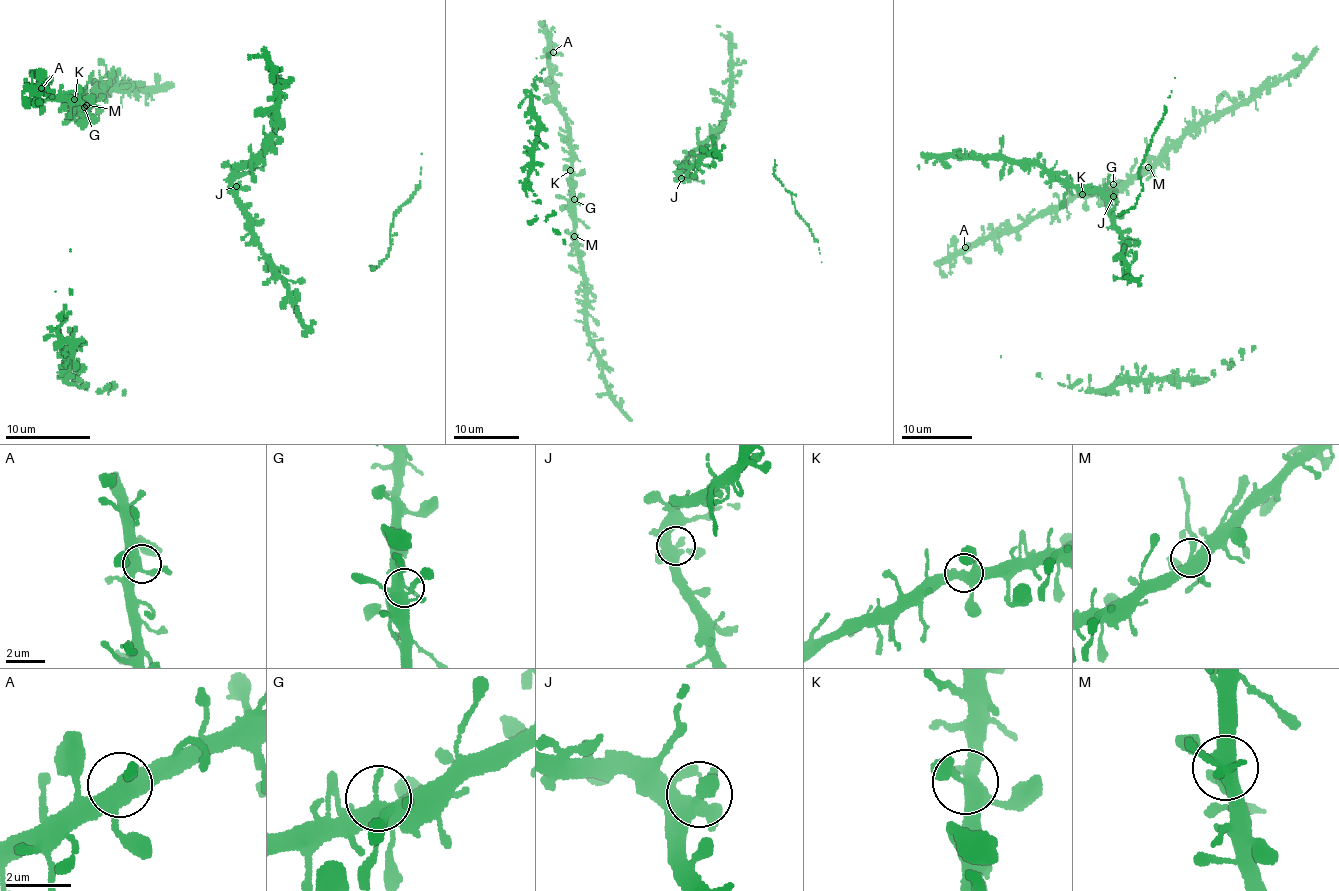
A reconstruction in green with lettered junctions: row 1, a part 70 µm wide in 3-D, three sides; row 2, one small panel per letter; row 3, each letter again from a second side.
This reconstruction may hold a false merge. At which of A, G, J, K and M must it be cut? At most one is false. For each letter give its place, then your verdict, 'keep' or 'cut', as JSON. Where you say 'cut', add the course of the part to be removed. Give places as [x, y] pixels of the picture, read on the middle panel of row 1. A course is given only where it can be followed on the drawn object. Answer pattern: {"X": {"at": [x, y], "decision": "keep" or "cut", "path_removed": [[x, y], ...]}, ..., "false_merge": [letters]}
{"A": {"at": [553, 52], "decision": "keep"}, "G": {"at": [574, 199], "decision": "keep"}, "J": {"at": [681, 178], "decision": "keep"}, "K": {"at": [570, 170], "decision": "keep"}, "M": {"at": [574, 236], "decision": "cut"}, "false_merge": ["M"]}

